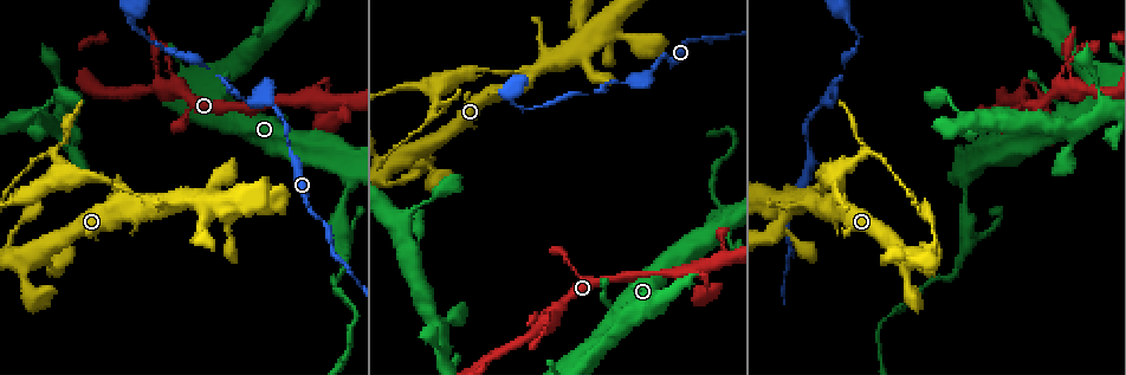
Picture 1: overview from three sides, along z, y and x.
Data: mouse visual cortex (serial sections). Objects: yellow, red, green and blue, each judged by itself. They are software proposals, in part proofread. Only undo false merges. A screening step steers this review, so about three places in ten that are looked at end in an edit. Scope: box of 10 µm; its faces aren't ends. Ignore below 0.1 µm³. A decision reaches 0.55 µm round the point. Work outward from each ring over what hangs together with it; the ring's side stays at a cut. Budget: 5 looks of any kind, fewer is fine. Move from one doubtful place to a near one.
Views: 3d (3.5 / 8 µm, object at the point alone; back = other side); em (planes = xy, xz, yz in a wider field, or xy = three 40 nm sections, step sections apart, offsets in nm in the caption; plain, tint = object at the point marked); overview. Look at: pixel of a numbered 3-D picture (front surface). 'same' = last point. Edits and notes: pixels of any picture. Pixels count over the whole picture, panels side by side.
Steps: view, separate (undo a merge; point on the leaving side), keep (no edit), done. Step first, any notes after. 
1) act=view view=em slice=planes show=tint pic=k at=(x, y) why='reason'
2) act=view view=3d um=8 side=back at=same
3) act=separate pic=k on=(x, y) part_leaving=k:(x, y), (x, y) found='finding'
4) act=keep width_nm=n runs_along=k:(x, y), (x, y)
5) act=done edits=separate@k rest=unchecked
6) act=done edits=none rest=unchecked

act=view view=3d um=3.5 pic=1 at=(149, 203) why='sharp bend'

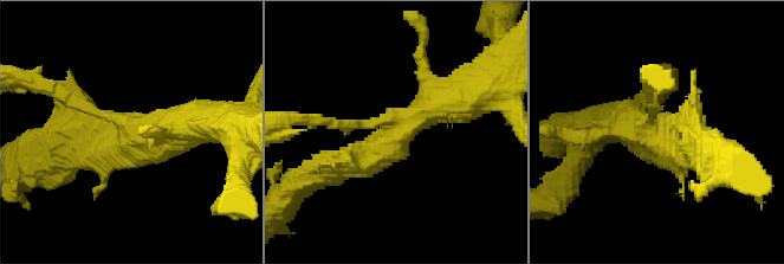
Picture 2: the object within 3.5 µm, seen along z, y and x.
act=separate pic=2 on=(332, 122) arm_widths_nm=150,400,450 part_leaving=2:(367, 124), (297, 118) found='a second cell is stuck on'

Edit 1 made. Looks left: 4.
act=view view=3d um=8 pic=1 at=(831, 97)

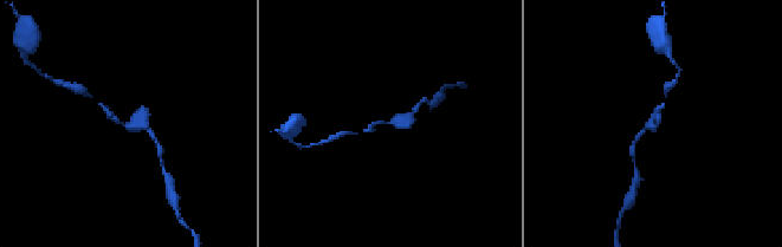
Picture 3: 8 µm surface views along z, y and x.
act=view view=3d um=3.5 at=same

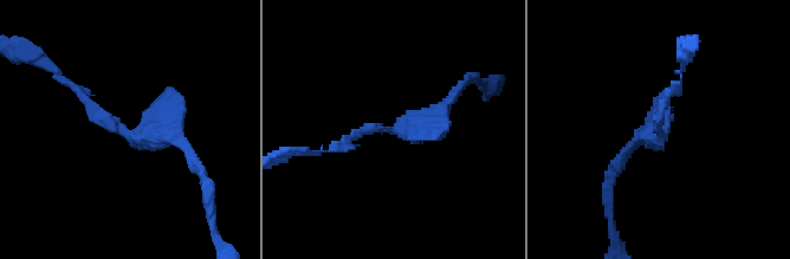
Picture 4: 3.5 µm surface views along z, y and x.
act=view view=em slice=xy step=1 show=tint pic=4 at=(656, 127) arm_widths_nm=100,300

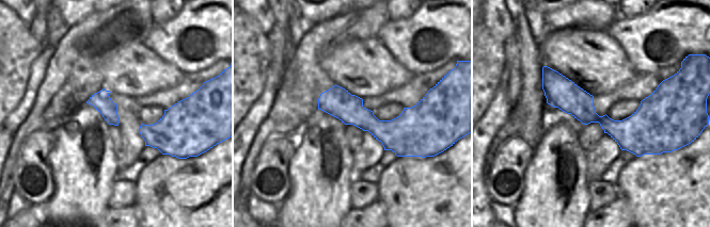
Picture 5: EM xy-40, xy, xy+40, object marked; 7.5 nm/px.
act=keep runs_along=4:(181, 144), (120, 134), (57, 76) found='all the same cell'

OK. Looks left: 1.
act=done edits=separate@2 rest=unchecked

